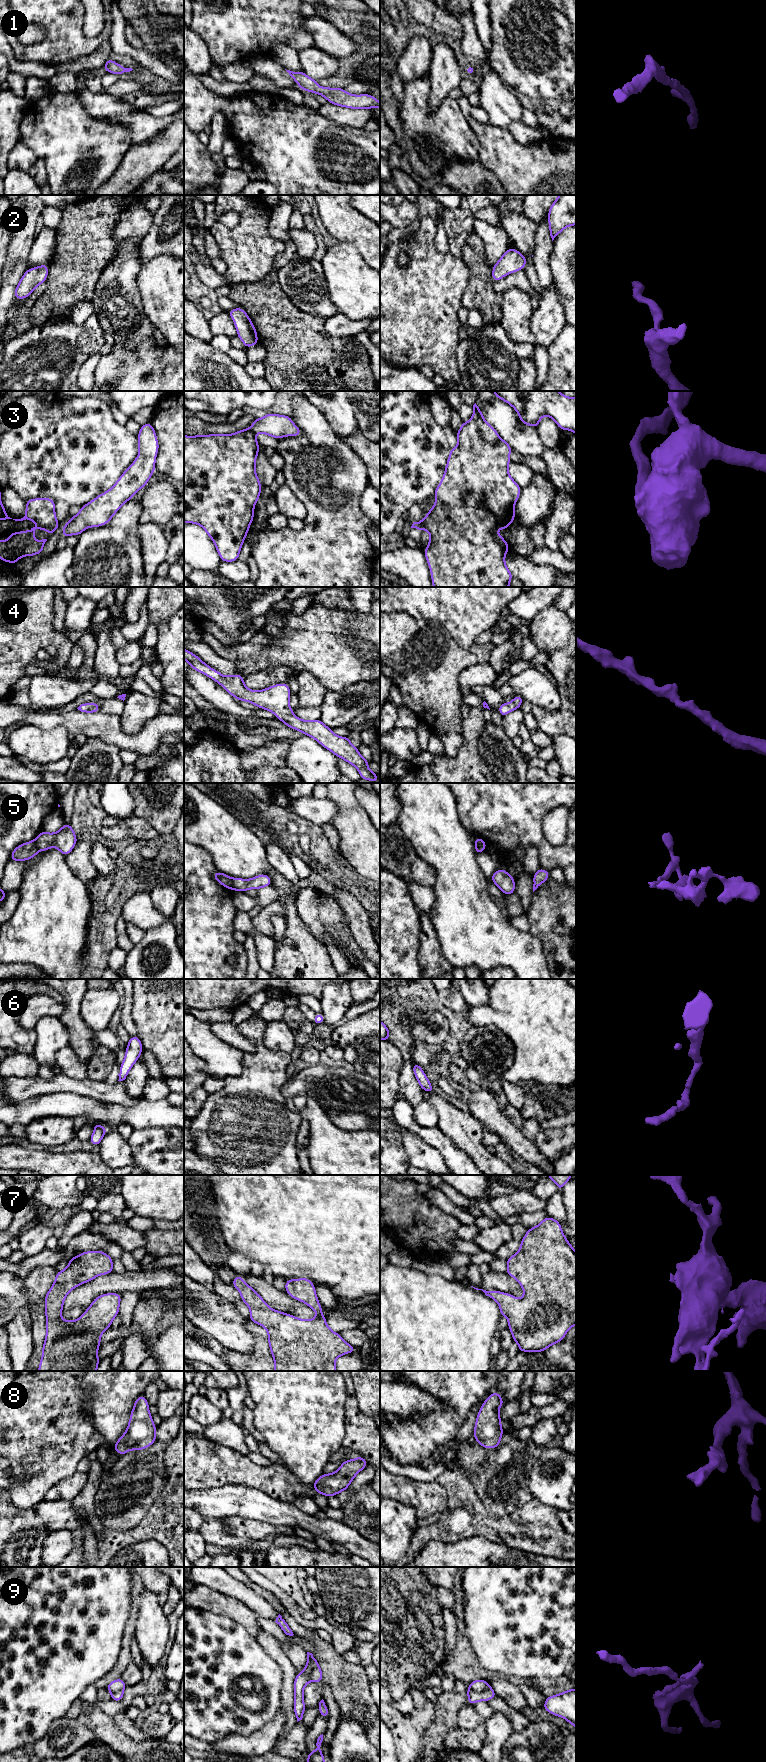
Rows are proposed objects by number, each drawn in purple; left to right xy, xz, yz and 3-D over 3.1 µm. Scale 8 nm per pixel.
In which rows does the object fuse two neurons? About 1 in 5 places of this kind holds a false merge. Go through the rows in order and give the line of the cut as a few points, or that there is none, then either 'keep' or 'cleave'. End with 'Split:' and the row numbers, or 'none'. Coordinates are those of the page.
1: no cut | keep
2: no cut | keep
3: yz (420, 522), (422, 528) | cleave
4: no cut | keep
5: xz (233, 878), (231, 889) | cleave
6: no cut | keep
7: no cut | keep
8: no cut | keep
9: no cut | keep
Split: 3, 5

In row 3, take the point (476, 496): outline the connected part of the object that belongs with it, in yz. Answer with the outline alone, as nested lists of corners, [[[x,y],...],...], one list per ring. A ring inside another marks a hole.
[[[476,403],[473,405],[472,418],[462,422],[456,436],[458,446],[450,448],[443,478],[433,494],[435,506],[429,509],[421,521],[422,529],[430,534],[424,553],[433,587],[509,587],[513,575],[505,564],[505,554],[510,548],[496,530],[506,529],[516,520],[514,507],[522,490],[508,472],[512,448],[486,422]]]

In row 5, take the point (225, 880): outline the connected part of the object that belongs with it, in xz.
[[[219,871],[213,873],[212,876],[216,879],[218,883],[223,885],[225,888],[232,890],[233,878]]]

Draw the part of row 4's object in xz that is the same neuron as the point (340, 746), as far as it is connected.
[[[185,648],[184,660],[188,661],[194,670],[216,681],[239,701],[250,702],[261,709],[268,710],[276,716],[276,719],[283,721],[285,726],[315,739],[338,758],[356,767],[361,779],[378,783],[378,775],[367,767],[371,760],[361,756],[358,748],[351,744],[349,737],[335,735],[320,719],[307,721],[293,715],[294,710],[289,705],[291,690],[287,683],[272,685],[259,691],[250,690],[244,685],[242,675],[224,676]]]

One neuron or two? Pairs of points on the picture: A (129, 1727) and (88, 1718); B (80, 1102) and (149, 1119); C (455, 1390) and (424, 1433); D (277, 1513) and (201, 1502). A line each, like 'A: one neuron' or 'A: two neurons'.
A: two neurons
B: one neuron
C: one neuron
D: one neuron

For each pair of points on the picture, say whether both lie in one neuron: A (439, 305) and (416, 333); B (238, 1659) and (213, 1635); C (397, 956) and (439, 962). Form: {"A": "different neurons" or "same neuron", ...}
{"A": "same neuron", "B": "same neuron", "C": "different neurons"}

